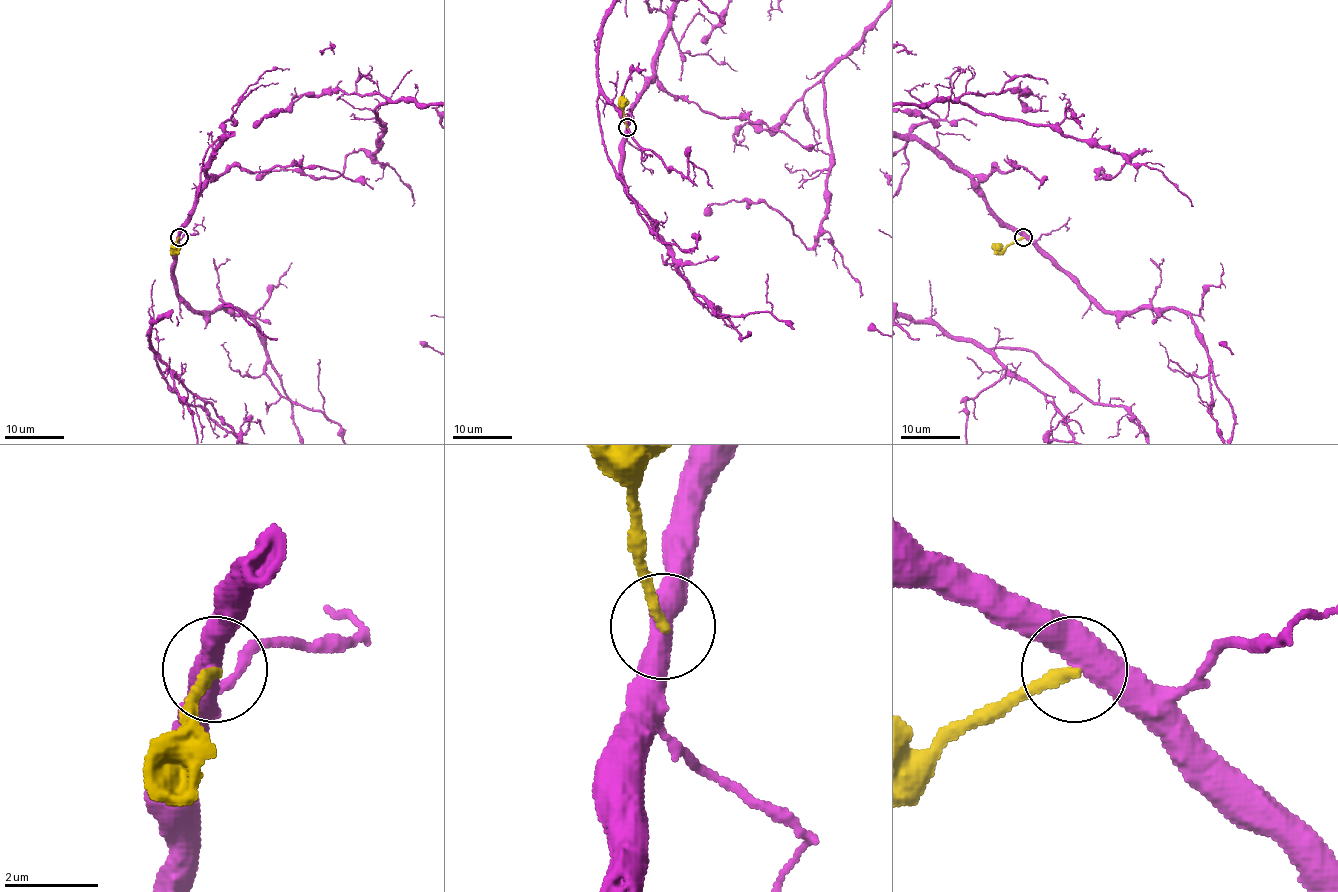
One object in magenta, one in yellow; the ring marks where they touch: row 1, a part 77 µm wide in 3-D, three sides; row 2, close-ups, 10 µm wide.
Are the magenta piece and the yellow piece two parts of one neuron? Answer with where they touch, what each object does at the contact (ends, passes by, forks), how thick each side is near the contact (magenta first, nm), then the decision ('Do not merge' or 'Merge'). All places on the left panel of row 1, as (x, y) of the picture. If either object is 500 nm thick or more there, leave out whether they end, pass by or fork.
Place: (179, 237). At the ring magenta passes by. At the ring yellow ends. Thickness 480 nm (magenta) against 240 nm. Do not merge

